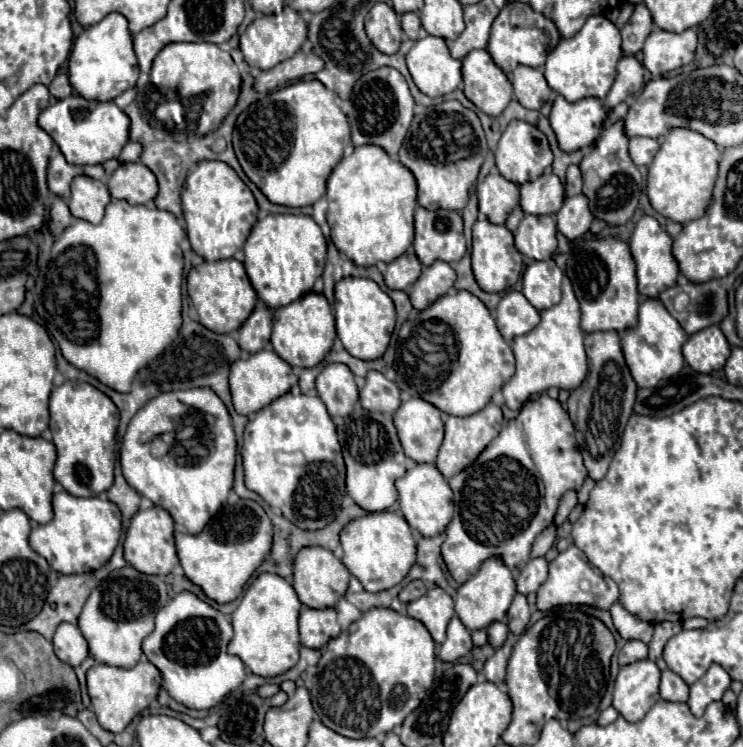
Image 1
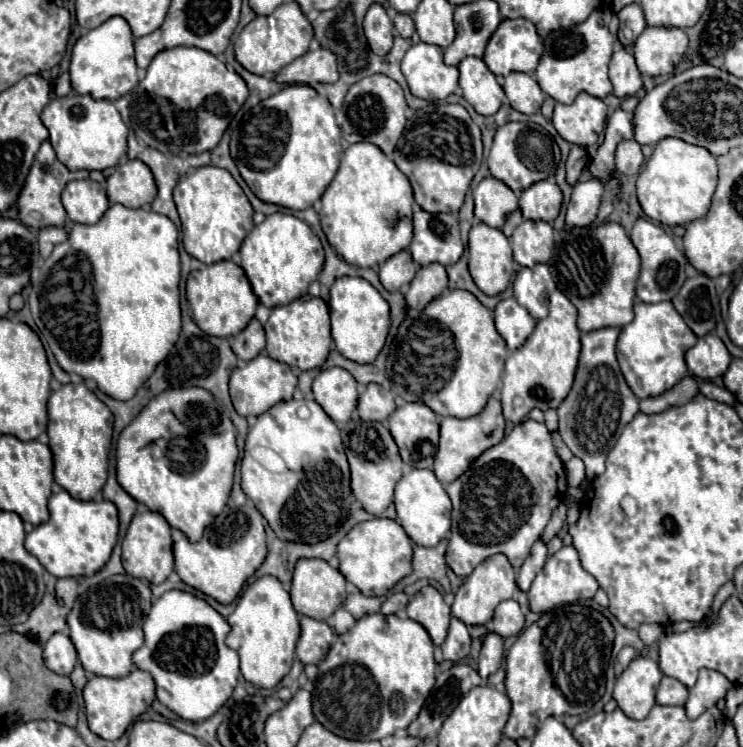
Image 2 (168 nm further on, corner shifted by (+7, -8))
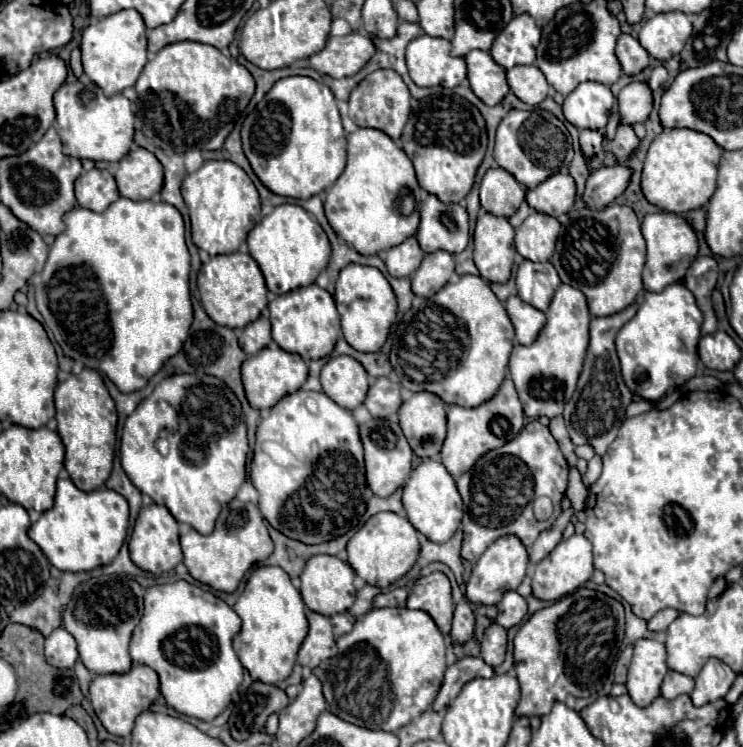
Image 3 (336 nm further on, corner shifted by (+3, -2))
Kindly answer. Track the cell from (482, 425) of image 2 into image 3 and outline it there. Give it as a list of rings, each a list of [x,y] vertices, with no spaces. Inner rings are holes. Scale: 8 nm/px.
[[[507,378],[499,392],[477,408],[461,408],[447,406],[447,438],[441,450],[441,462],[451,476],[459,476],[467,472],[485,452],[501,448],[509,440],[513,440],[523,428],[523,408],[517,398],[513,382]]]

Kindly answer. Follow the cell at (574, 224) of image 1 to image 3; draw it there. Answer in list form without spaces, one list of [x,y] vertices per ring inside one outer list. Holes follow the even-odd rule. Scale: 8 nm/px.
[[[603,166],[591,172],[585,184],[583,202],[593,210],[609,206],[617,196],[623,194],[629,184],[629,176],[631,170],[625,166]]]

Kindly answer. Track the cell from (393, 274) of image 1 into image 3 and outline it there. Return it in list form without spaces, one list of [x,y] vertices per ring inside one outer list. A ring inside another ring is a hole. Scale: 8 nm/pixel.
[[[415,236],[407,238],[399,246],[389,248],[385,254],[385,266],[387,266],[389,274],[395,278],[411,276],[417,270],[417,266],[421,264],[421,260],[423,260],[423,252],[421,252]]]

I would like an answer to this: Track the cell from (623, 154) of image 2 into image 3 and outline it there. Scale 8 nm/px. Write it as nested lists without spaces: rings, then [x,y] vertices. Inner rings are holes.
[[[619,124],[615,140],[609,142],[609,150],[615,154],[617,160],[627,162],[639,150],[639,144],[641,144],[641,140],[633,132],[633,128],[625,126],[625,124]]]

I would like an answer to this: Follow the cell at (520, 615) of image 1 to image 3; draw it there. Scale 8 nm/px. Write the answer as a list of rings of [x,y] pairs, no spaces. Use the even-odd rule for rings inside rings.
[[[505,592],[503,600],[497,604],[497,610],[499,612],[495,622],[501,624],[503,628],[511,628],[511,626],[517,626],[525,618],[527,602],[517,592]]]

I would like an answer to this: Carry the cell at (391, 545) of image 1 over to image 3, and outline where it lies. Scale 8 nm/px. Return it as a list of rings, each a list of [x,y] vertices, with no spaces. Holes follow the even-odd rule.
[[[379,512],[361,526],[351,540],[347,542],[347,554],[351,568],[371,586],[387,588],[395,580],[399,580],[405,572],[409,572],[419,554],[417,530],[411,526],[407,518],[401,518],[393,512]]]

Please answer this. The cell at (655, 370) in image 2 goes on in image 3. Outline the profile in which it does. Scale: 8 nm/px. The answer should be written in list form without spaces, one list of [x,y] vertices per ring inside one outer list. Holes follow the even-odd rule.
[[[671,284],[659,294],[645,292],[635,318],[621,328],[615,340],[623,380],[633,394],[657,402],[669,388],[679,388],[697,374],[701,322],[703,314],[695,304],[693,294],[683,284]]]

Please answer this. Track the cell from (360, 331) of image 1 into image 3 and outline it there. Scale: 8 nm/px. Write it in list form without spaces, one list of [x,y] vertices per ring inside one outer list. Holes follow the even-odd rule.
[[[349,264],[339,272],[333,298],[341,316],[341,330],[347,344],[359,352],[379,352],[397,314],[395,294],[385,276],[377,268]]]

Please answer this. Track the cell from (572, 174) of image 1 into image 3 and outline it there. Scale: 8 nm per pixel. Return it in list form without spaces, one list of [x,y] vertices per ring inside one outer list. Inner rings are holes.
[[[581,130],[581,134],[579,134],[579,144],[581,144],[581,152],[583,152],[583,156],[585,158],[593,158],[593,144],[595,144],[595,140],[599,138],[599,134],[597,134],[597,130]]]

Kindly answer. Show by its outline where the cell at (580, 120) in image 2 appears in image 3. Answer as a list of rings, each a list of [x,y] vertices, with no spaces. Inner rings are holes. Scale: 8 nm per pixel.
[[[581,82],[565,96],[563,116],[579,130],[603,130],[615,98],[609,86],[601,82]]]

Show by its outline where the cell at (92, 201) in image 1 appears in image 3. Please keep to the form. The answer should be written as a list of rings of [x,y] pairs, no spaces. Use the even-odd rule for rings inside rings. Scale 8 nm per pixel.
[[[93,168],[75,180],[75,198],[81,208],[103,212],[119,198],[115,178],[107,170]]]

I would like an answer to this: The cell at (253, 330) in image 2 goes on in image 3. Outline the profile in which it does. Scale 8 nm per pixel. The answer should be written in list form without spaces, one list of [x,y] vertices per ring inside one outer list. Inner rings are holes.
[[[259,316],[255,322],[245,326],[239,332],[239,342],[241,342],[241,350],[245,350],[247,356],[253,356],[259,350],[263,350],[271,342],[269,318],[267,316]]]

